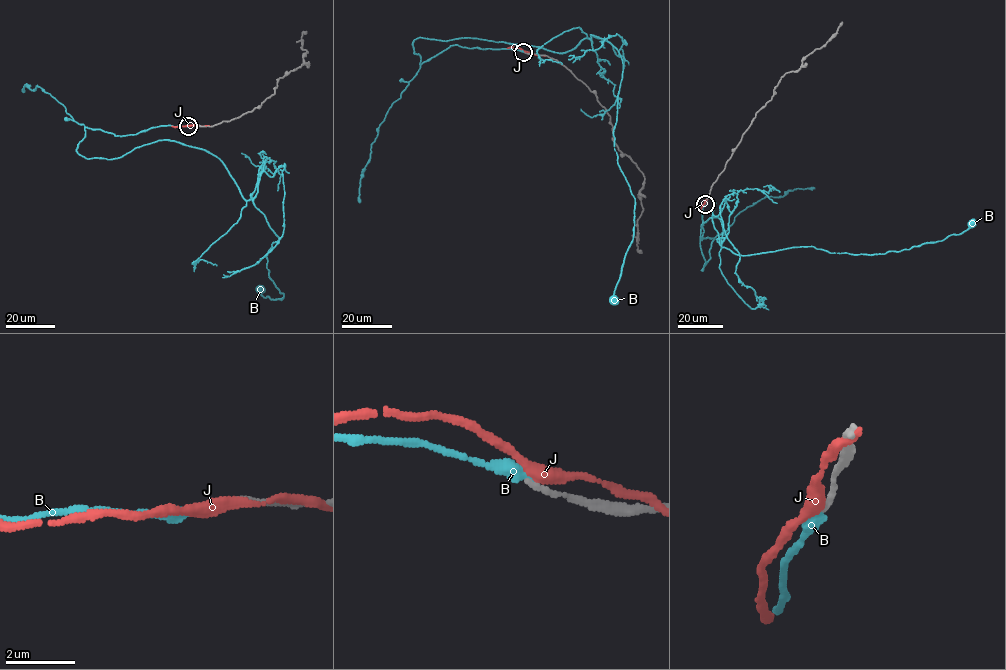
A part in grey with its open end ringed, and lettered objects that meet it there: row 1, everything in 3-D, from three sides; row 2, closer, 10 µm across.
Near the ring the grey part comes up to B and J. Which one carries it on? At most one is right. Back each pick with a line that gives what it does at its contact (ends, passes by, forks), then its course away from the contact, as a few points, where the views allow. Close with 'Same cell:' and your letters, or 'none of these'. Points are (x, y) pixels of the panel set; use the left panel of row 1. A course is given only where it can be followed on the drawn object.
B: it ends | via (188, 126), (85, 128), (76, 151), (218, 157), (279, 237), (283, 298), (261, 290)
Same cell: B

